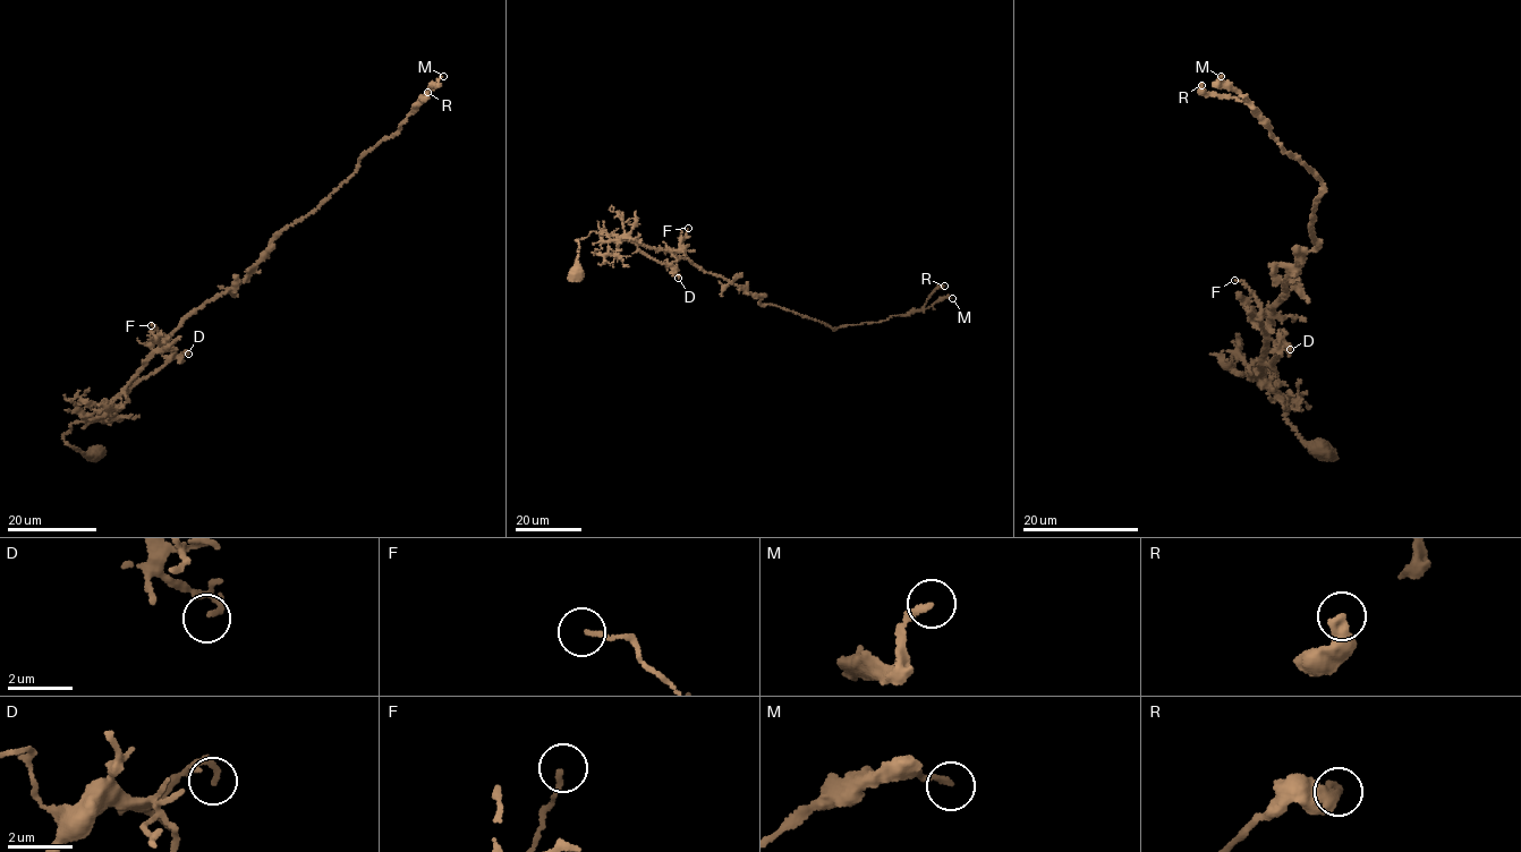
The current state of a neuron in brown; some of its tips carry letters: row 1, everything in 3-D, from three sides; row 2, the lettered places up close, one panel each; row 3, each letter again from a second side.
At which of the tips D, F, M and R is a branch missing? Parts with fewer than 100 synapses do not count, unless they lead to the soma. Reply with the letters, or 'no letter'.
no letter

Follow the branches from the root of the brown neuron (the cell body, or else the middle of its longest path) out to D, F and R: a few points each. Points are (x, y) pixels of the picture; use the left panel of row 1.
D: (92, 453), (85, 456), (65, 441), (71, 425), (99, 417), (121, 393), (170, 359), (188, 354)
F: (92, 453), (69, 446), (64, 435), (73, 423), (101, 415), (164, 347), (151, 325)
R: (92, 453), (65, 441), (71, 425), (103, 414), (181, 322), (246, 278), (272, 239), (355, 173), (427, 92)

